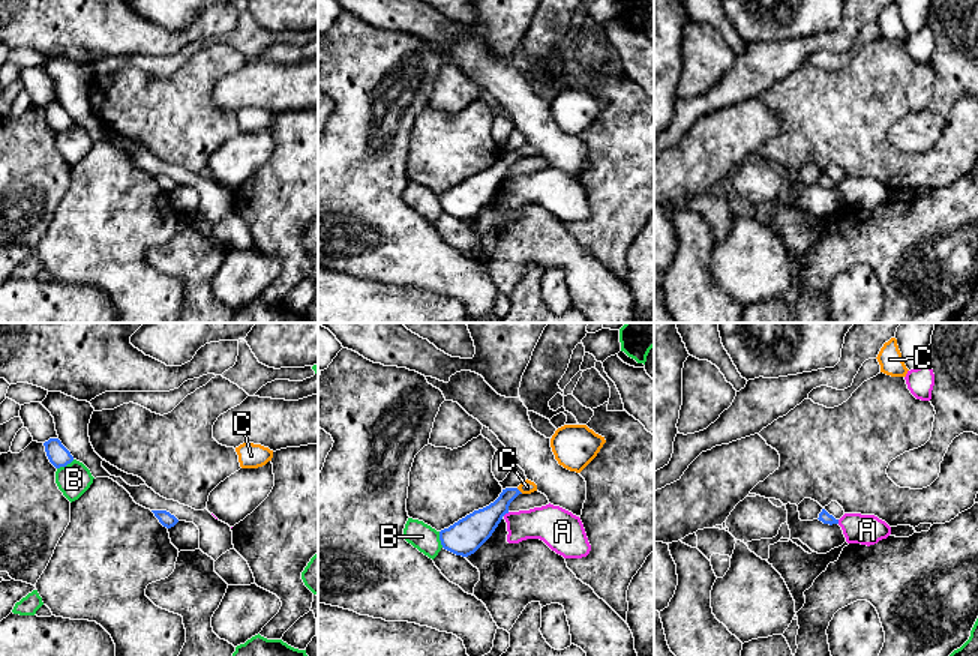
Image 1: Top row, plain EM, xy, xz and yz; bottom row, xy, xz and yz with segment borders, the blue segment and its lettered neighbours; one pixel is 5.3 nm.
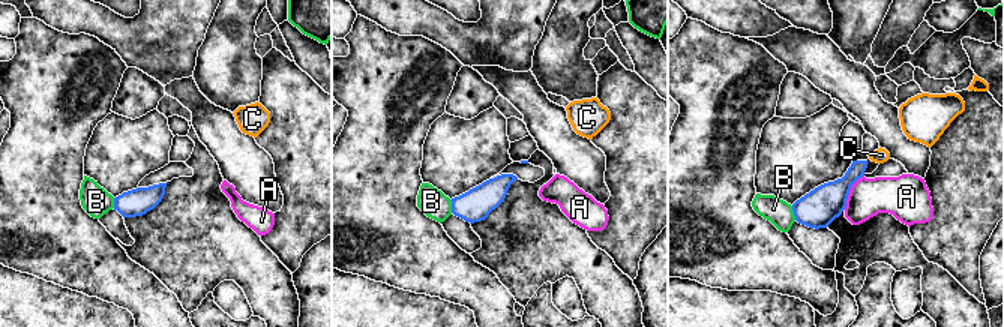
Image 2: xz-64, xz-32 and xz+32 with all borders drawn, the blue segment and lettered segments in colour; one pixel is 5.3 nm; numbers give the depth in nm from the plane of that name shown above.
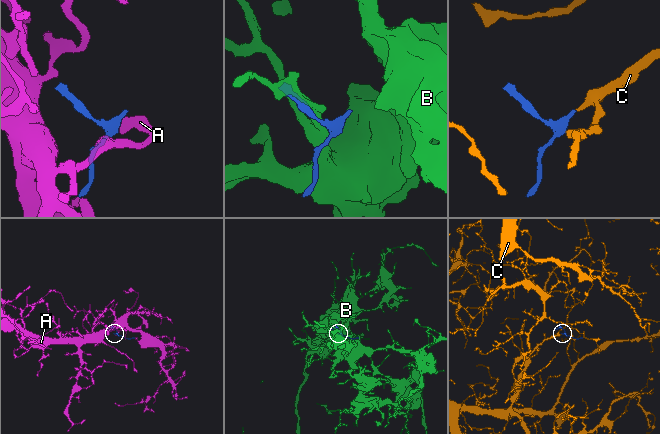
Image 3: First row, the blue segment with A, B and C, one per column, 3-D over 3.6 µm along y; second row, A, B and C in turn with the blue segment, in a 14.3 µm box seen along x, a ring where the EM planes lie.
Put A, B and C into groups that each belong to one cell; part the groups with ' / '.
A / B / C

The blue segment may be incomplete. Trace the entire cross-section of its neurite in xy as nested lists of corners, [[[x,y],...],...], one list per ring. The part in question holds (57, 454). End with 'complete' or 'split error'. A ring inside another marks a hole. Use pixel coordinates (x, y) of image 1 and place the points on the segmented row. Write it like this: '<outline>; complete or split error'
[[[50,438],[44,443],[50,462],[56,467],[66,467],[74,461],[70,452],[62,444],[58,438]]]; complete

